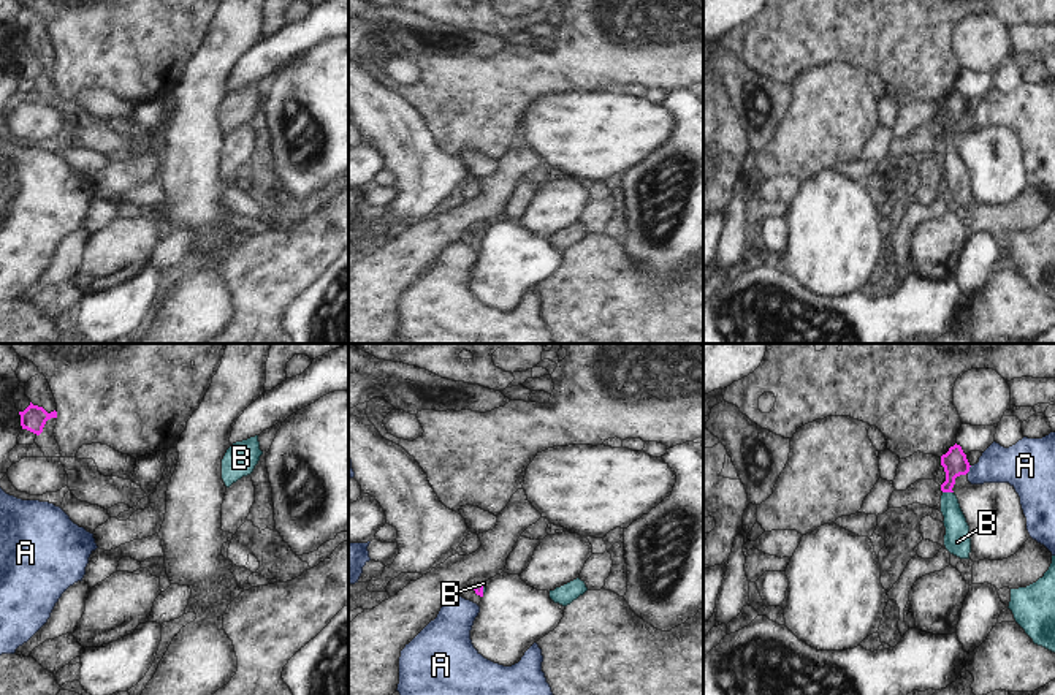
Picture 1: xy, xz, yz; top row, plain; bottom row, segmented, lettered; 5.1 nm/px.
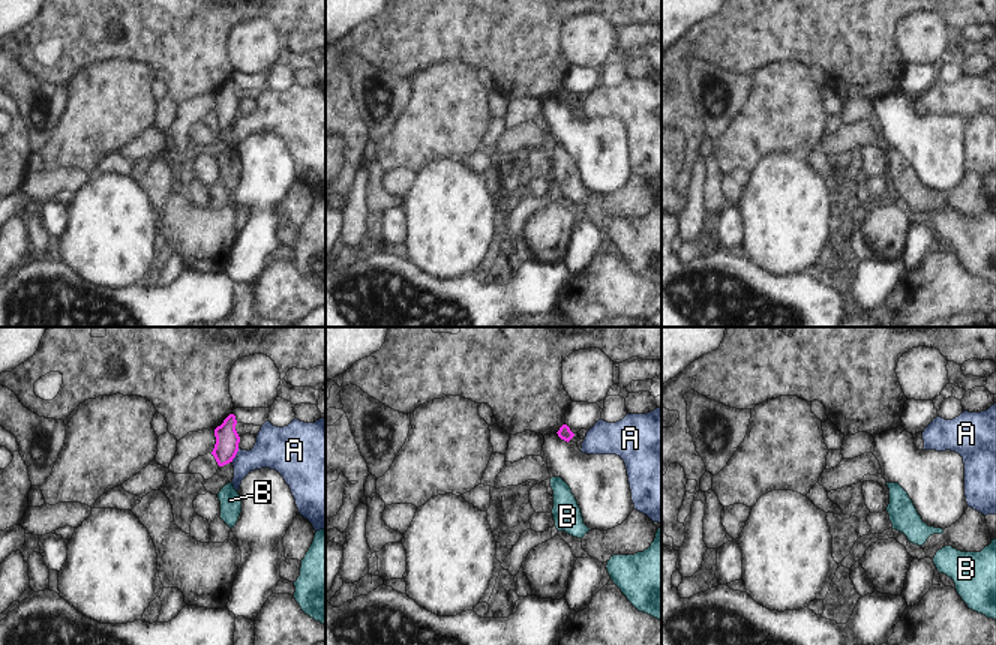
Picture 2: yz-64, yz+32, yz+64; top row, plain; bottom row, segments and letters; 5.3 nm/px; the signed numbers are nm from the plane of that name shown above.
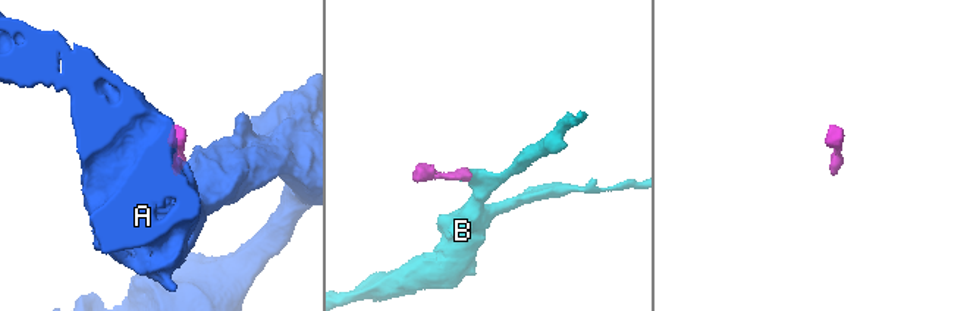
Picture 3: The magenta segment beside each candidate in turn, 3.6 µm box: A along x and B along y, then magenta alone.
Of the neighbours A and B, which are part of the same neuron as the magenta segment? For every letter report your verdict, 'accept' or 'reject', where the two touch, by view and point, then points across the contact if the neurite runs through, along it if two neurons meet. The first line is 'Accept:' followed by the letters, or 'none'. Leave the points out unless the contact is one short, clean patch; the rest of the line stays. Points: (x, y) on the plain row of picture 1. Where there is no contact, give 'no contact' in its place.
Accept: B
A: reject; meets magenta in yz at (968, 114); border along yz (971, 111), (967, 117)
B: accept; meets magenta in yz at (948, 136); runs through yz (954, 106), (948, 136), (957, 184)

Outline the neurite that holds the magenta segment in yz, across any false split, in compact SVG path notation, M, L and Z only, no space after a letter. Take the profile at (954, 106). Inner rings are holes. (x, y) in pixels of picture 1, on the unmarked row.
M957 89L950 92L946 100L941 101L941 111L946 117L946 127L941 130L941 158L944 161L943 168L946 173L944 192L950 199L960 204L969 204L969 171L952 133L955 130L955 123L960 120L966 120L971 111L962 92Z

